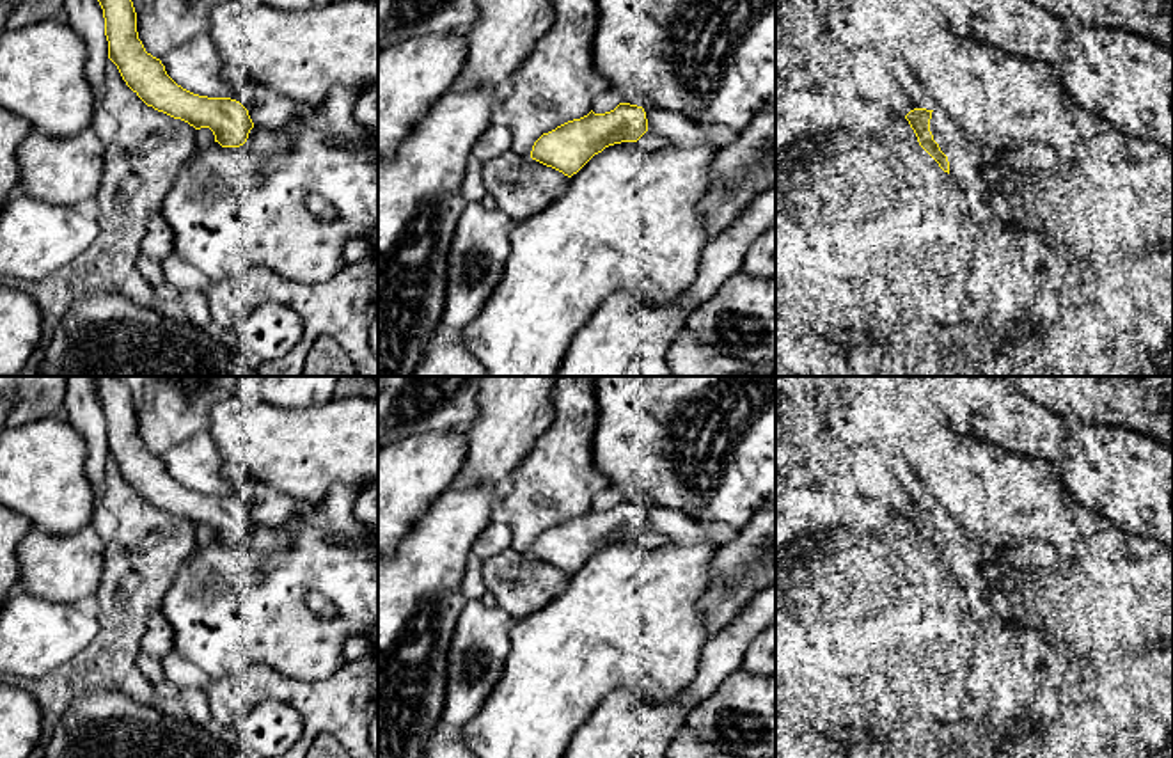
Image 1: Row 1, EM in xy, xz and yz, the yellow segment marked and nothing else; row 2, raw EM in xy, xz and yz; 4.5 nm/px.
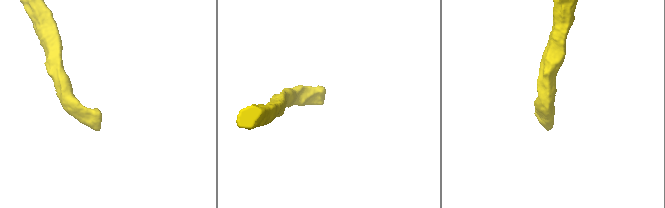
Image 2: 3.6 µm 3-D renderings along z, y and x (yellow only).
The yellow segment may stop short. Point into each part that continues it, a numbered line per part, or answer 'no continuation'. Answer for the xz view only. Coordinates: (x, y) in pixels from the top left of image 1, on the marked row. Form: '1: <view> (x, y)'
1: xz (650, 141)

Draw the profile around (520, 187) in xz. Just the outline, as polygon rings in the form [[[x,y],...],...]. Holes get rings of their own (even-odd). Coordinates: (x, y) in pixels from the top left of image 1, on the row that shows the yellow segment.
[[[513,151],[483,163],[481,174],[495,208],[515,224],[543,211],[568,185],[563,172]]]

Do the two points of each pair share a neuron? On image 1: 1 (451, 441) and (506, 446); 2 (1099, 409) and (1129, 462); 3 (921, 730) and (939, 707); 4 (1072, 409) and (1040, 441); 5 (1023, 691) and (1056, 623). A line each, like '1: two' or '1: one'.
1: two
2: two
3: two
4: two
5: two

